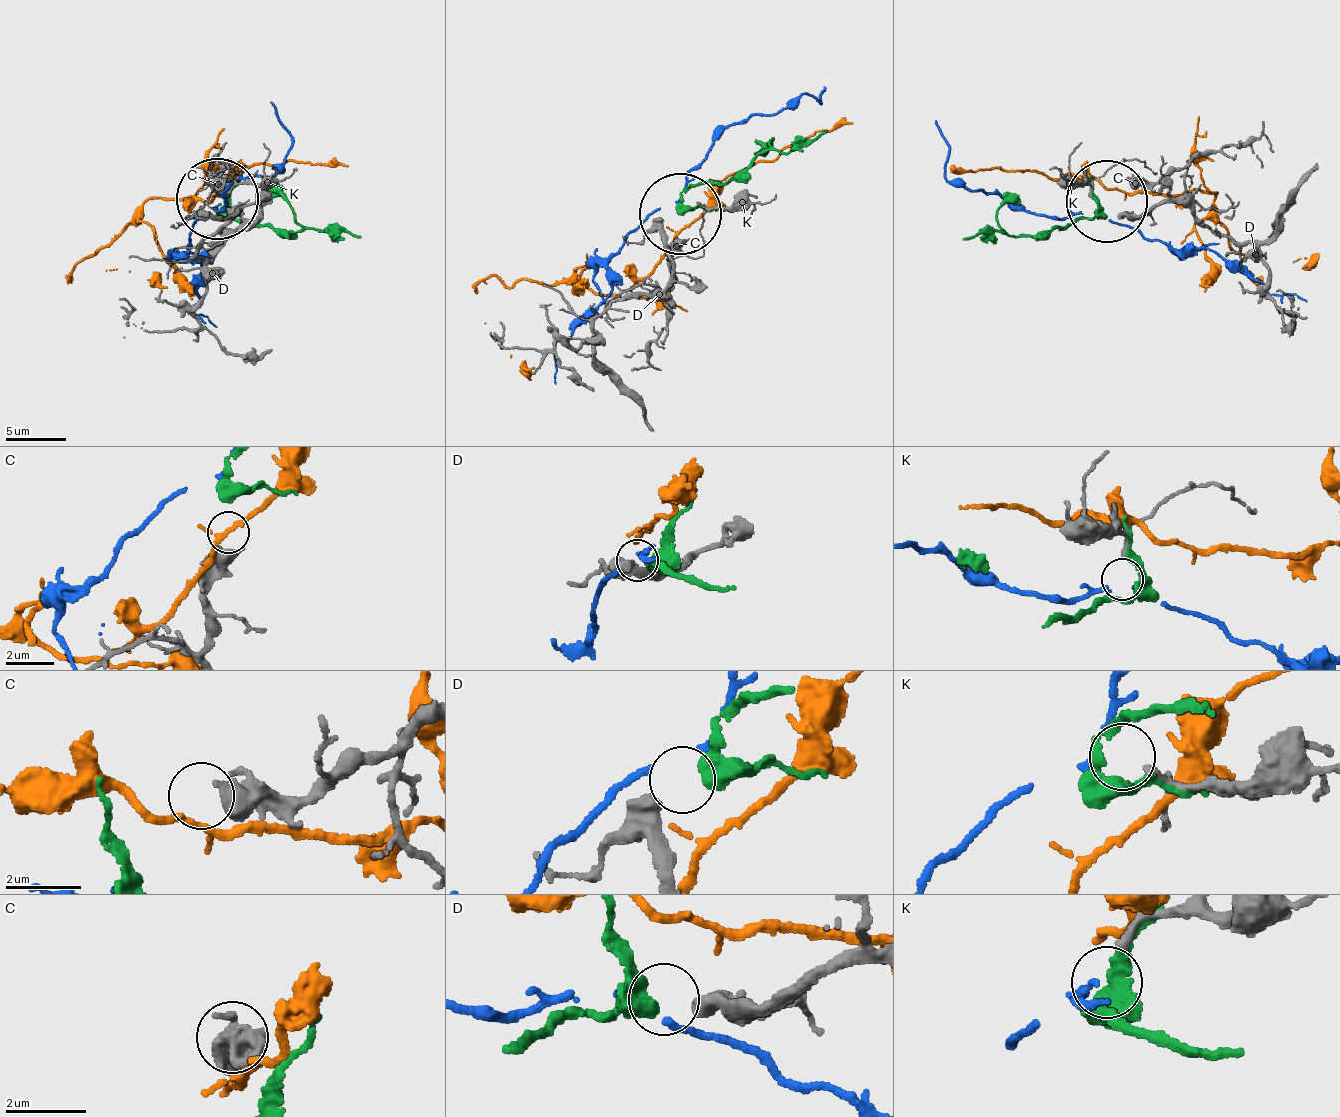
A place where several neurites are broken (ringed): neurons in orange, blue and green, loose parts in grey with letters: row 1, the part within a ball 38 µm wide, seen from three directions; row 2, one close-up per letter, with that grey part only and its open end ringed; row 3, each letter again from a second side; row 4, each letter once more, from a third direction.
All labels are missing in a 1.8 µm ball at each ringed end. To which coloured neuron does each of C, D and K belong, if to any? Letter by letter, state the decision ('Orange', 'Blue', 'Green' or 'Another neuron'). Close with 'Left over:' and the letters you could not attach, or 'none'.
C: Another neuron
D: Green
K: Blue
Left over: C

